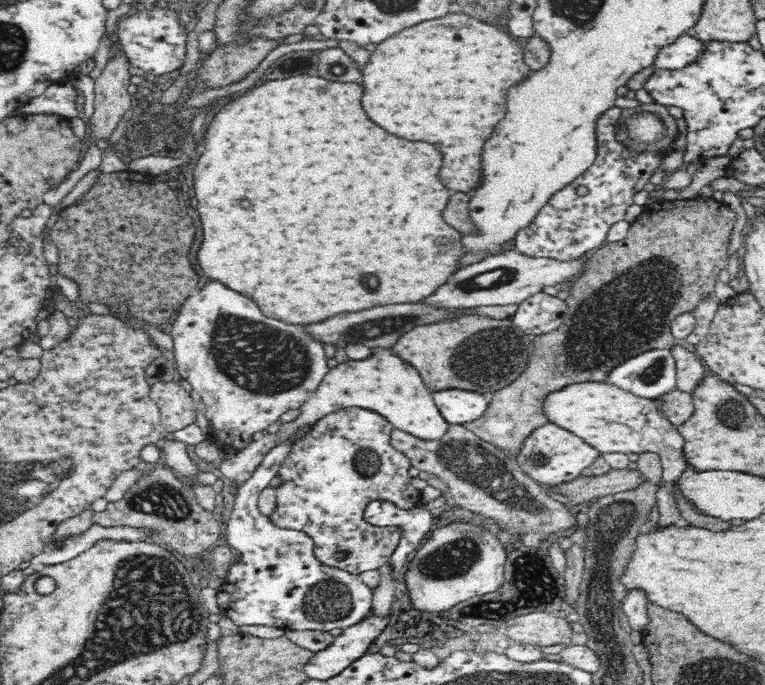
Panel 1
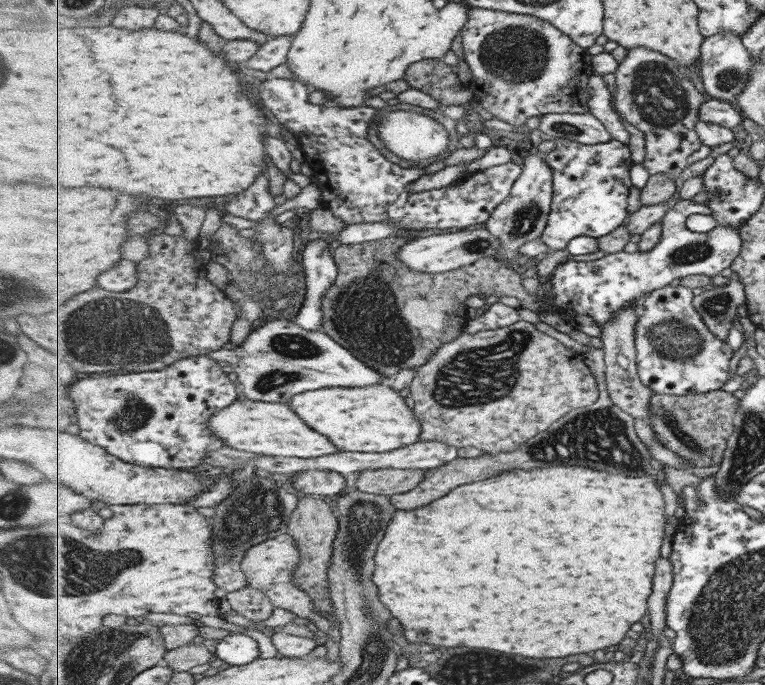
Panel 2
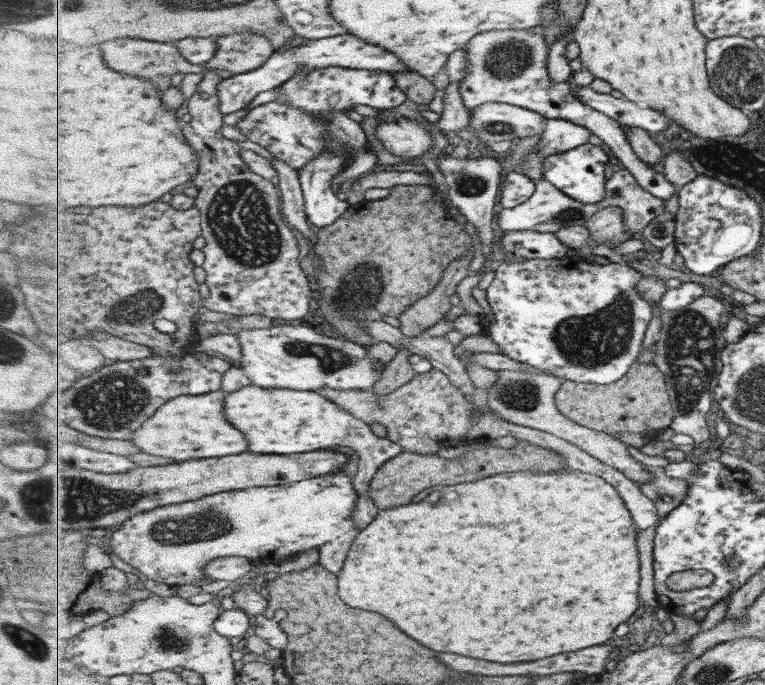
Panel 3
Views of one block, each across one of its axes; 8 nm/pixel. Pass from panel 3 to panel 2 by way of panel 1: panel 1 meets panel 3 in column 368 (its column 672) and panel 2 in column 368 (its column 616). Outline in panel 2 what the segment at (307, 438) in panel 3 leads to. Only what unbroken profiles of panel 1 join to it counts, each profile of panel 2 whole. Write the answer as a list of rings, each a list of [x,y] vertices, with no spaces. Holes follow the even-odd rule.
[[[389,382],[375,384],[374,386],[363,386],[357,388],[319,388],[315,391],[302,392],[293,396],[287,404],[295,413],[299,414],[301,420],[314,428],[319,434],[328,436],[338,450],[347,452],[389,452],[408,444],[416,443],[422,434],[421,421],[416,416],[415,411],[404,400],[404,392],[393,390],[389,387]]]

